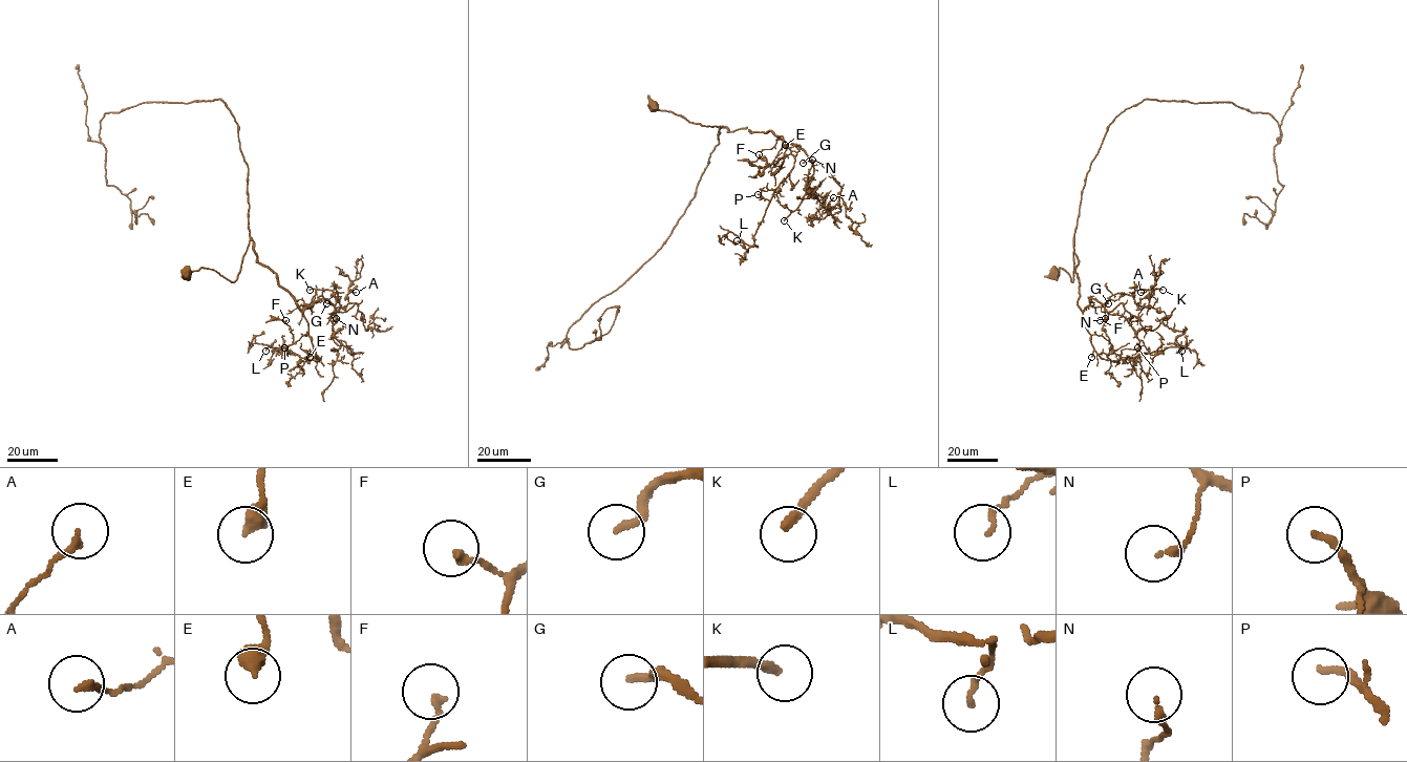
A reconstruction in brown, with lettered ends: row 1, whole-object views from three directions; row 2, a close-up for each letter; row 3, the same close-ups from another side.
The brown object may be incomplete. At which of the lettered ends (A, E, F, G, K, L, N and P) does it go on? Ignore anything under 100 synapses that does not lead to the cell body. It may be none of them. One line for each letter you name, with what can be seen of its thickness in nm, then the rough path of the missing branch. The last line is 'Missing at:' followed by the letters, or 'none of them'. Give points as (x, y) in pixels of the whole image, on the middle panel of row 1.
G: 200 nm | (803, 163), (786, 175), (786, 181), (807, 173), (808, 194), (822, 216), (815, 204)
K: 240 nm | (784, 220), (774, 235), (755, 239), (752, 252), (750, 245), (736, 236)
Missing at: G, K

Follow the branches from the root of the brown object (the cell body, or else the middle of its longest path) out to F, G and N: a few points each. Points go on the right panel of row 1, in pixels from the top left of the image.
F: (1052, 273), (1061, 268), (1072, 281), (1073, 240), (1083, 325), (1109, 342), (1100, 320)
G: (1052, 273), (1061, 268), (1072, 281), (1073, 240), (1079, 261), (1078, 305), (1083, 311), (1092, 298), (1108, 303)
N: (1052, 273), (1061, 268), (1072, 281), (1073, 240), (1078, 305), (1083, 311), (1094, 298), (1107, 313), (1105, 318)

